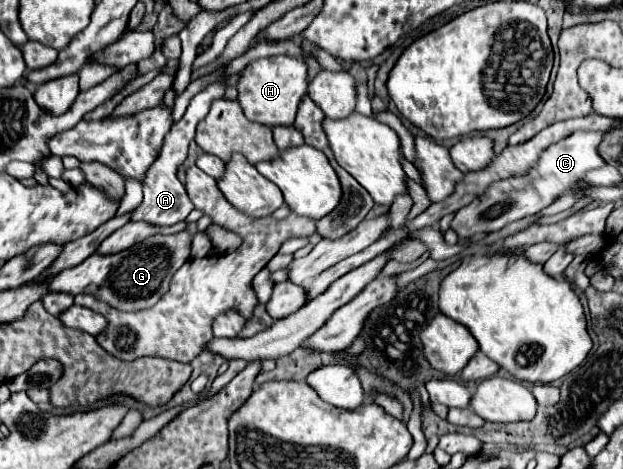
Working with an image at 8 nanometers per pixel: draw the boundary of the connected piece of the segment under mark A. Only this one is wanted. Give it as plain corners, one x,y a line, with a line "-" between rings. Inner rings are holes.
216,83
216,85
208,85
206,89
202,89
198,95
194,95
190,99
190,105
184,113
184,117
180,121
174,123
172,131
168,133
166,141
164,141
164,147
162,147
162,153
160,157
154,161
154,165
148,169
146,173
146,179
142,183
142,191
144,191
144,199
142,203
130,213
130,221
146,221
150,225
158,225
158,227
164,227
164,225
174,225
174,223
180,223
188,217
188,213
194,209
194,203
190,201
184,185
178,181
176,173
178,173
178,167
184,163
184,159
188,157
188,143
194,139
194,131
196,131
196,125
200,119
206,117
208,113
208,107
214,99
220,99
222,97
222,89
224,85

